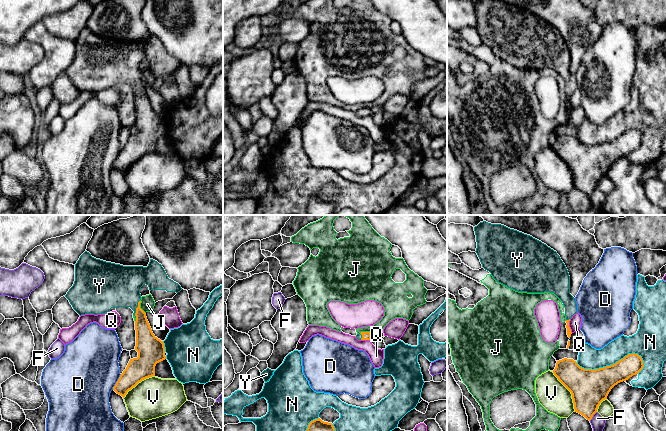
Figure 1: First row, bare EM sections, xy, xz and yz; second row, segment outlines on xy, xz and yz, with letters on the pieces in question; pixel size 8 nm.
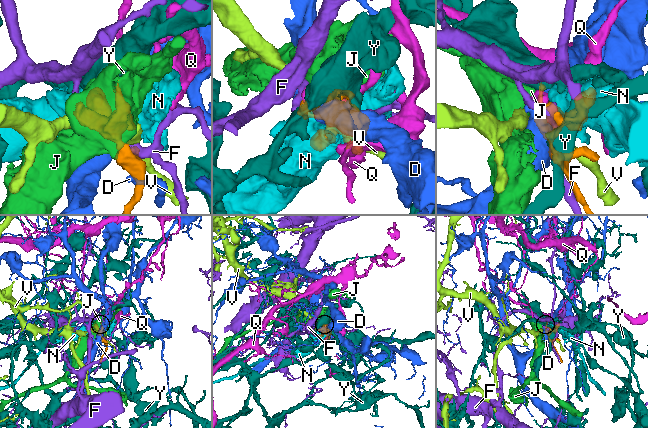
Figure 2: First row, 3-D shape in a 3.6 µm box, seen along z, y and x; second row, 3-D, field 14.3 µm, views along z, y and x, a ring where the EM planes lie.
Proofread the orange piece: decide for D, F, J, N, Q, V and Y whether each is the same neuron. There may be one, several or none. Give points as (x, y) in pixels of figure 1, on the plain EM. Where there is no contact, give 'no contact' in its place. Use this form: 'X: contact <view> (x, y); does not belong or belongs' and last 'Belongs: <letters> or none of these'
D: contact xy (116, 158); does not belong
F: contact yz (592, 192); does not belong
J: contact xy (139, 83); does not belong
N: contact yz (613, 140); does not belong
Q: contact yz (568, 102); does not belong
V: contact yz (570, 167); does not belong
Y: contact xy (136, 85); belongs
Belongs: Y

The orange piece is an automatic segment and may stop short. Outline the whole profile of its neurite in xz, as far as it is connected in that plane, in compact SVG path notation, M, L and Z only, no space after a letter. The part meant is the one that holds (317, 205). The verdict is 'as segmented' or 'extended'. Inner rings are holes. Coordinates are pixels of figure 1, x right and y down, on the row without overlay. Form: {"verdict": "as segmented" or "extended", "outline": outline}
{"verdict": "as segmented", "outline": "M318 194L309 199L306 208L309 215L333 215L335 204L332 199Z"}

